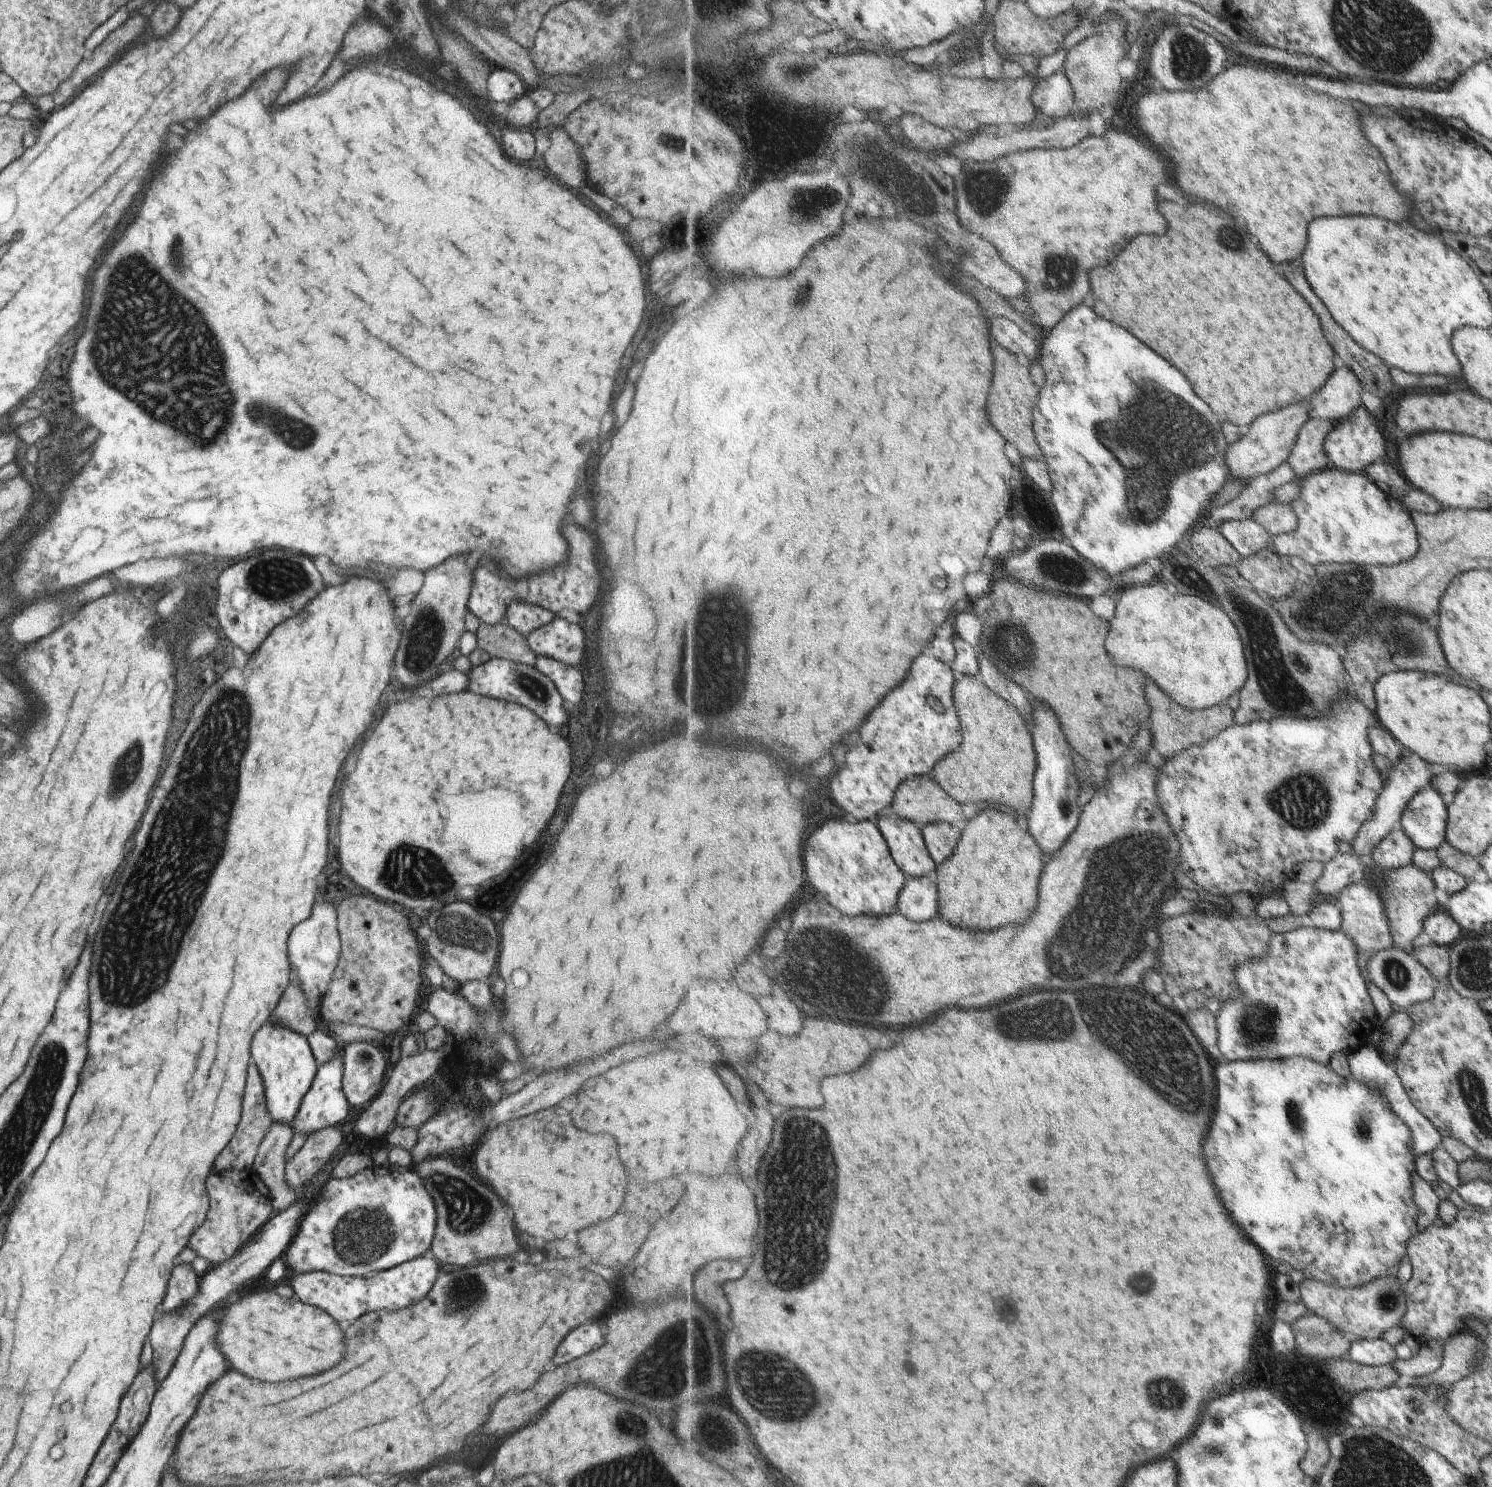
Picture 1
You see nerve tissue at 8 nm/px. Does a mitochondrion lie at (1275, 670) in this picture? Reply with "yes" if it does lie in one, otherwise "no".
yes

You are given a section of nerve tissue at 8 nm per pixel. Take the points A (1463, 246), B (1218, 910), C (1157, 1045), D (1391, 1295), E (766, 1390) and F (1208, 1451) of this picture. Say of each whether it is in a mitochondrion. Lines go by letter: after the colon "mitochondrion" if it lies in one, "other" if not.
A: other
B: other
C: mitochondrion
D: mitochondrion
E: mitochondrion
F: mitochondrion

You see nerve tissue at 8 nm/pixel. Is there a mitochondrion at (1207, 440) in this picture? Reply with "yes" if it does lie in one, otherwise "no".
yes

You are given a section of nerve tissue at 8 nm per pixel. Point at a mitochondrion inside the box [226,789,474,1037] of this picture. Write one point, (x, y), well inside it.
(413, 871)

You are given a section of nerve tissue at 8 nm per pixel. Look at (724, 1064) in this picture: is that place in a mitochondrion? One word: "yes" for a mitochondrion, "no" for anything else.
no

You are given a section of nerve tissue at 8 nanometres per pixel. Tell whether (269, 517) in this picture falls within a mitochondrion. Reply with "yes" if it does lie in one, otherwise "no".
no

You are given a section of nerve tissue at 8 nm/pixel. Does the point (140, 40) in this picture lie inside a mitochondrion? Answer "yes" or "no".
no

